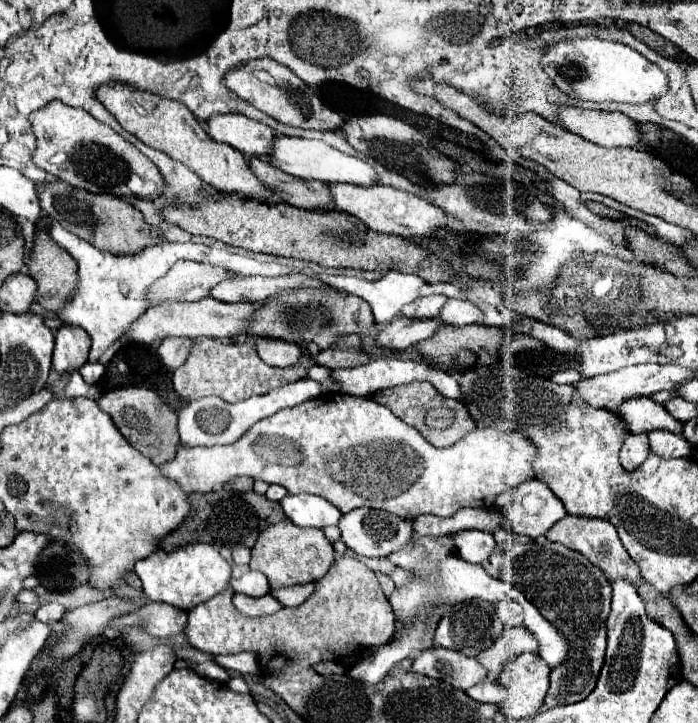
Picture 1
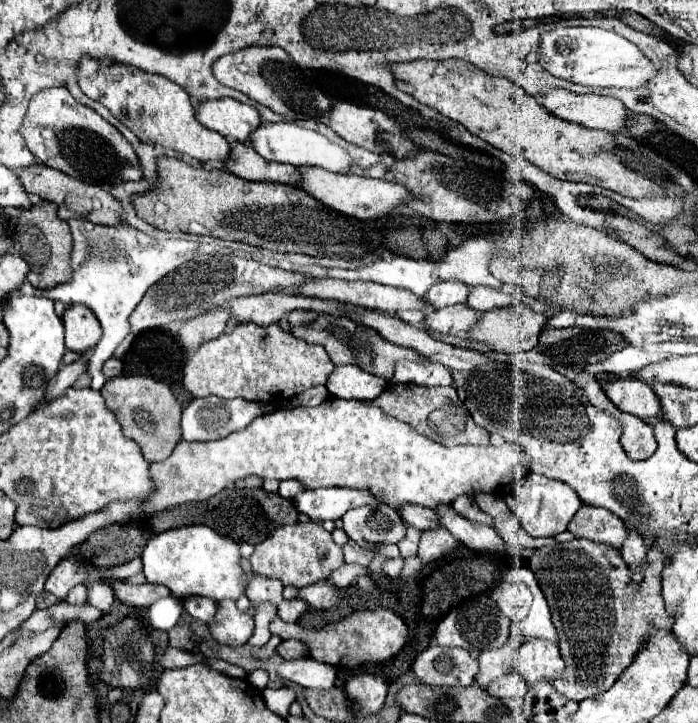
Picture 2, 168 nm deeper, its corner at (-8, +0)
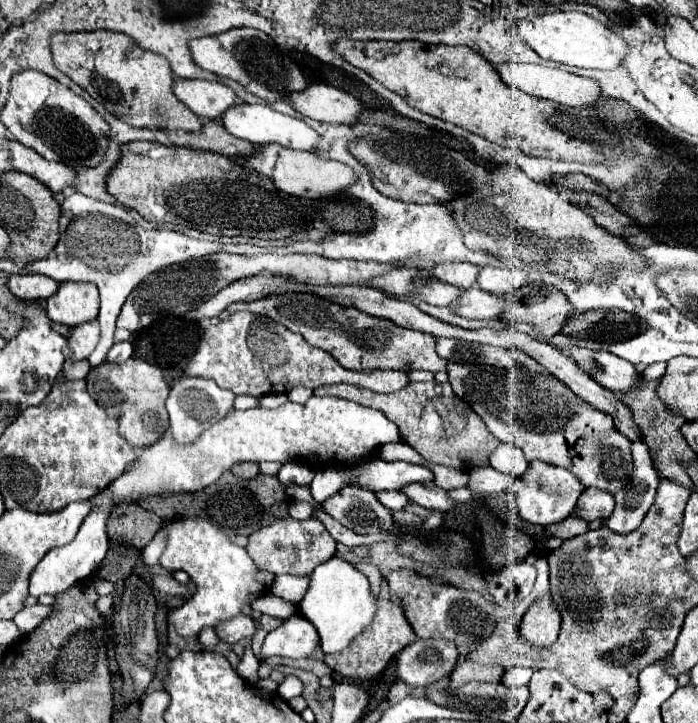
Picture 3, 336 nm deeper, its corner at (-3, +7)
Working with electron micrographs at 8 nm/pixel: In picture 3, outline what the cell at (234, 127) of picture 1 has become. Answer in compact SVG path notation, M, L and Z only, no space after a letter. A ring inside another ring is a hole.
M199 79L175 81L173 93L197 117L205 121L219 121L227 109L237 105L237 95L233 93L233 89L219 81L199 81Z

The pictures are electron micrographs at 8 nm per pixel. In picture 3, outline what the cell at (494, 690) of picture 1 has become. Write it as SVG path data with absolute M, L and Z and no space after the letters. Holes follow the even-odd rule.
M511 667L503 675L503 683L507 687L521 687L521 685L527 685L529 683L531 675L533 675L533 669L527 669L527 667Z

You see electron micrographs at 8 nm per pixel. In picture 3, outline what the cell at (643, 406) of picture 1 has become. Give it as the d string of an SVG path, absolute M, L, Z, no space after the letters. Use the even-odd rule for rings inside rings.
M569 347L567 353L585 373L613 393L629 393L639 381L639 371L629 361L607 351Z

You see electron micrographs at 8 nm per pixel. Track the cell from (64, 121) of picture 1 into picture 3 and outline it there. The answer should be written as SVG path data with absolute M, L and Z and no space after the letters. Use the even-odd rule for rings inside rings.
M37 71L13 75L7 105L1 109L1 121L19 143L35 149L45 159L65 163L73 169L79 169L87 159L105 153L111 133L107 121L83 97Z

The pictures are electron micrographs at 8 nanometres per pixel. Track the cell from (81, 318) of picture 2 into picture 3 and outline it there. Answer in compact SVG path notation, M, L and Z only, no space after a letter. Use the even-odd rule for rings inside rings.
M61 283L59 291L47 299L51 321L67 327L95 321L99 315L99 293L93 283Z

